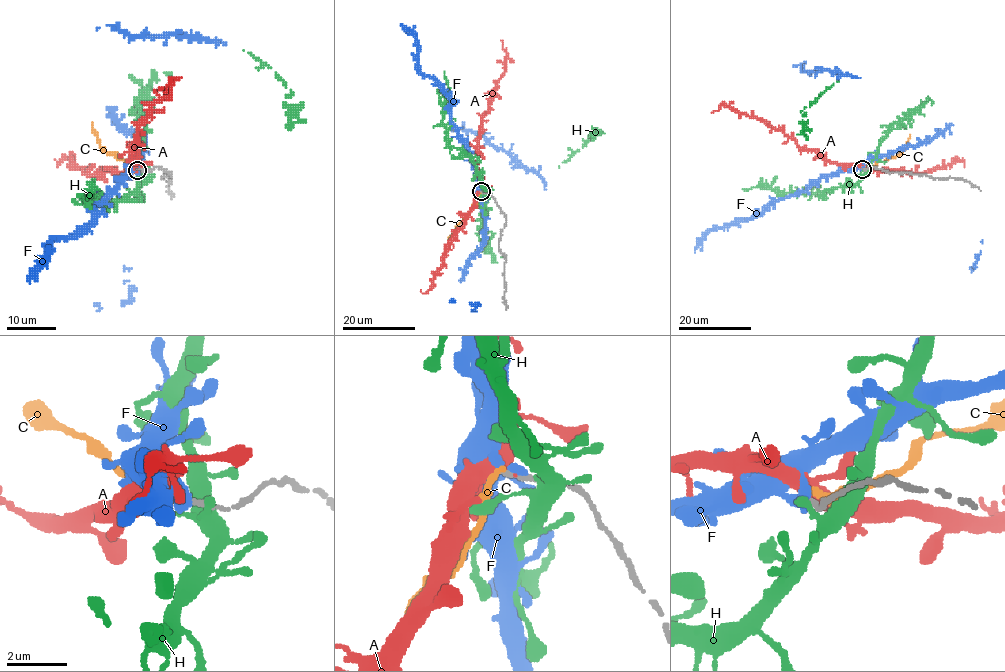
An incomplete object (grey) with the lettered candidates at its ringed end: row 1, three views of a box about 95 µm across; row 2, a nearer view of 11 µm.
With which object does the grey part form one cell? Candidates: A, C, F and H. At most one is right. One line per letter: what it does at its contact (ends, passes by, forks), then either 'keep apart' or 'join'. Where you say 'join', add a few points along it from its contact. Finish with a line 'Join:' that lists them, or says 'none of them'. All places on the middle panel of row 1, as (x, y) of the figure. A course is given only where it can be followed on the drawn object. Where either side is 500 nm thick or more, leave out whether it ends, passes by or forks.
A: it passes by | keep apart
C: it ends | keep apart
F: it ends | keep apart
H: it forks | keep apart
Join: none of them

